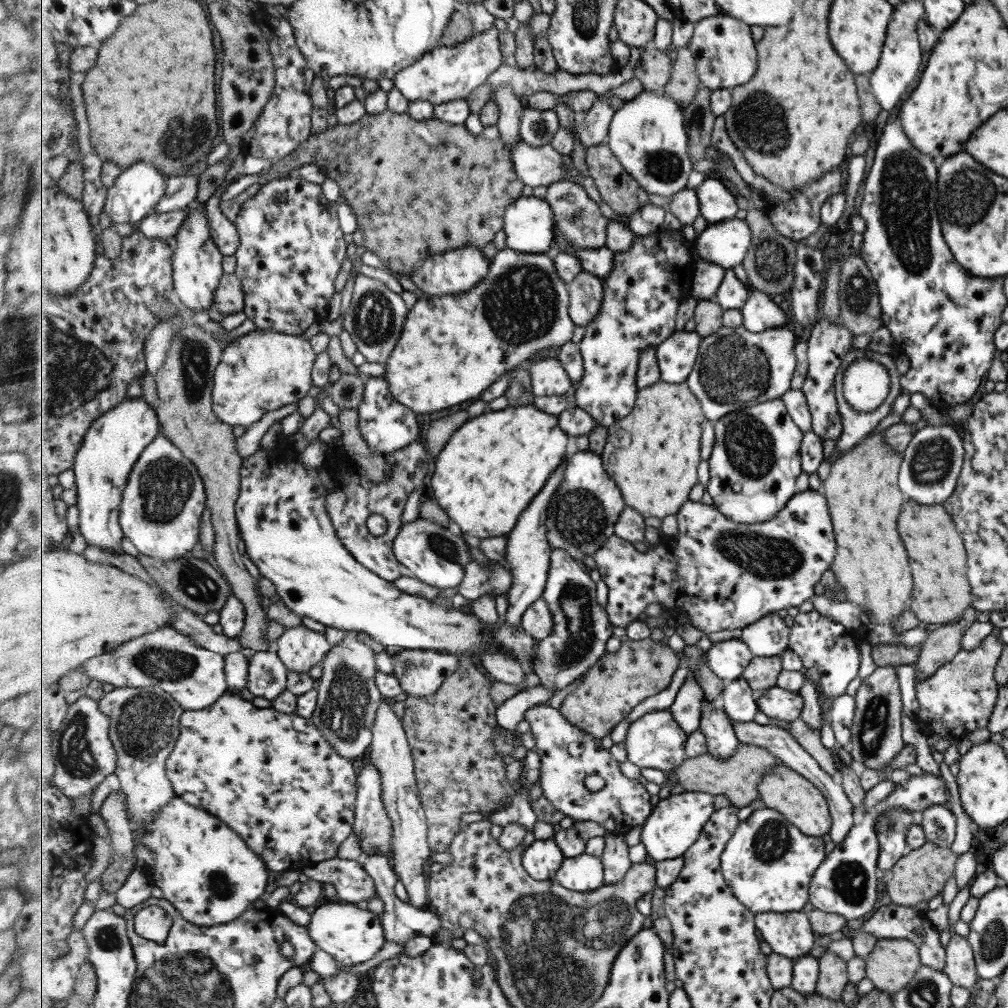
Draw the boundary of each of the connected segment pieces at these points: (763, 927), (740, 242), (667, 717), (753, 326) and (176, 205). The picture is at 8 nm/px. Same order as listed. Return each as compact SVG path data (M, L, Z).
M763 912L756 915L756 925L772 953L795 961L814 947L815 933L802 912Z
M734 218L719 223L710 223L701 236L698 236L698 253L701 260L719 264L726 269L743 265L745 257L751 250L753 233L746 219Z
M671 709L649 712L630 724L625 742L628 759L641 768L658 768L668 773L686 762L688 738Z
M754 289L742 308L744 325L751 332L763 332L786 324L789 313L779 306L779 298Z
M199 175L167 177L167 190L156 212L167 213L187 208L197 201L199 194Z

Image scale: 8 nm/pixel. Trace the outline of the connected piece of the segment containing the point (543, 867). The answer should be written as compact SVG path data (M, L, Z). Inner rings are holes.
M554 838L549 840L534 840L528 845L527 851L522 858L526 871L535 880L551 882L556 876L566 856L558 841Z

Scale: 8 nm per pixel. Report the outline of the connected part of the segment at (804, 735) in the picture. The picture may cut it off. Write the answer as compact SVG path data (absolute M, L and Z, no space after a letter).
M798 719L790 723L788 732L795 736L799 746L817 762L819 767L837 778L836 770L833 769L835 762L833 754L820 743L820 731L812 730L805 722Z

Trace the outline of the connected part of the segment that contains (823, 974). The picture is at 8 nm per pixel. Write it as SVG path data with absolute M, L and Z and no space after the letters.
M824 951L817 960L818 976L814 993L828 1000L839 1000L843 986L847 984L848 974L845 974L845 962L830 951Z

